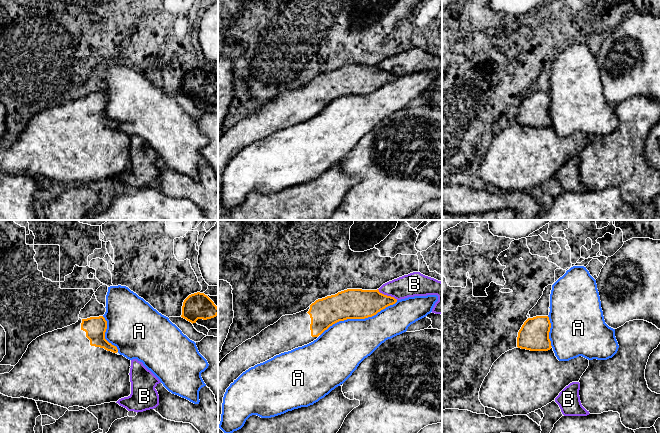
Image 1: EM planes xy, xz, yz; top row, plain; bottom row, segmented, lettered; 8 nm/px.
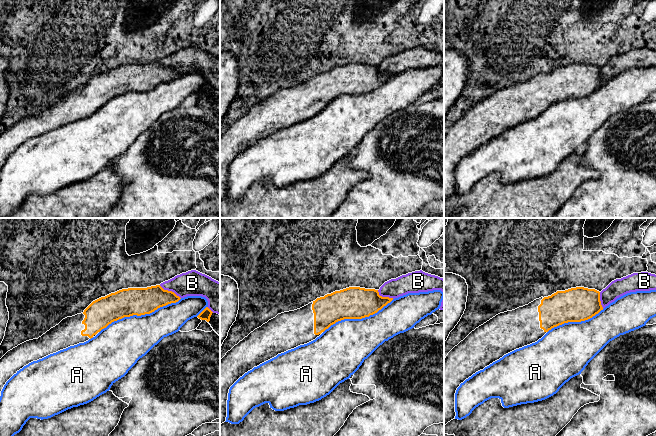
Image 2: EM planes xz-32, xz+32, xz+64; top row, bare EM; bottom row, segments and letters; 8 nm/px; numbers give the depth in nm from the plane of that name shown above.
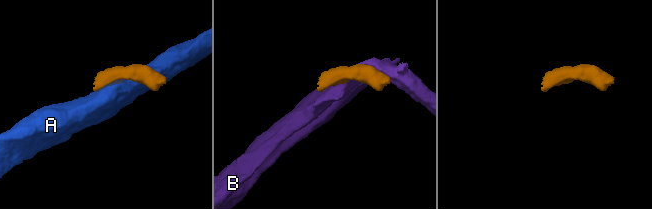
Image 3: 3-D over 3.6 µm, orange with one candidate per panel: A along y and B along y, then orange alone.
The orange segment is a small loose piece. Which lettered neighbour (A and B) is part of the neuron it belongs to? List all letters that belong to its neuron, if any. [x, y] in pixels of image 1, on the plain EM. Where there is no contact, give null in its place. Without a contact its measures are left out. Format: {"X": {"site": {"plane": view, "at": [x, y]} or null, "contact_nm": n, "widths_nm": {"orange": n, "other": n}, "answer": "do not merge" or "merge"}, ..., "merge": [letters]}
{"A": {"site": {"plane": "xz", "at": [358, 94]}, "contact_nm": 700, "widths_nm": {"orange": 240, "other": 380}, "answer": "do not merge"}, "B": {"site": {"plane": "xz", "at": [386, 71]}, "contact_nm": 190, "widths_nm": {"orange": 240, "other": 190}, "answer": "do not merge"}, "merge": []}

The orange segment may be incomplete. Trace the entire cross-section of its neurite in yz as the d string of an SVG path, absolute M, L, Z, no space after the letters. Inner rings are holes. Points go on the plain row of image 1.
M548 92L528 94L518 108L517 123L502 130L485 153L479 176L484 183L492 184L505 192L527 191L555 177L570 159L579 158L589 142L589 136L579 132L569 137L559 137L555 132L549 108Z

